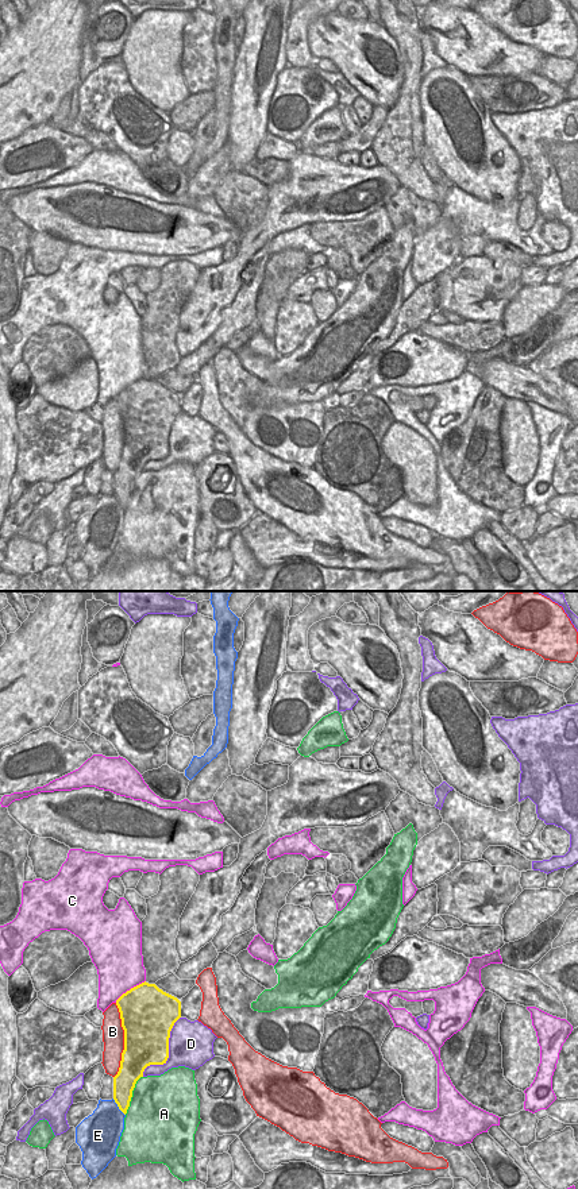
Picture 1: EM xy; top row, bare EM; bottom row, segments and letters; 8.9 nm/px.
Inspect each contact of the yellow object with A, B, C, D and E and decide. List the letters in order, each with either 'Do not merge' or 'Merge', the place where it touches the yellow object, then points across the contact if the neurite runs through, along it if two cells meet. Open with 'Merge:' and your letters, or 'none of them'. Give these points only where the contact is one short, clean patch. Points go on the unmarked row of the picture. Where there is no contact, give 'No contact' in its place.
Merge: none of them
A: Do not merge. Touches yellow at xy (131, 490)
B: Do not merge. Touches yellow at xy (124, 436)
C: Do not merge. Touches yellow at xy (131, 383)
D: Do not merge. Touches yellow at xy (168, 448)
E: Do not merge. Touches yellow at xy (118, 501)

